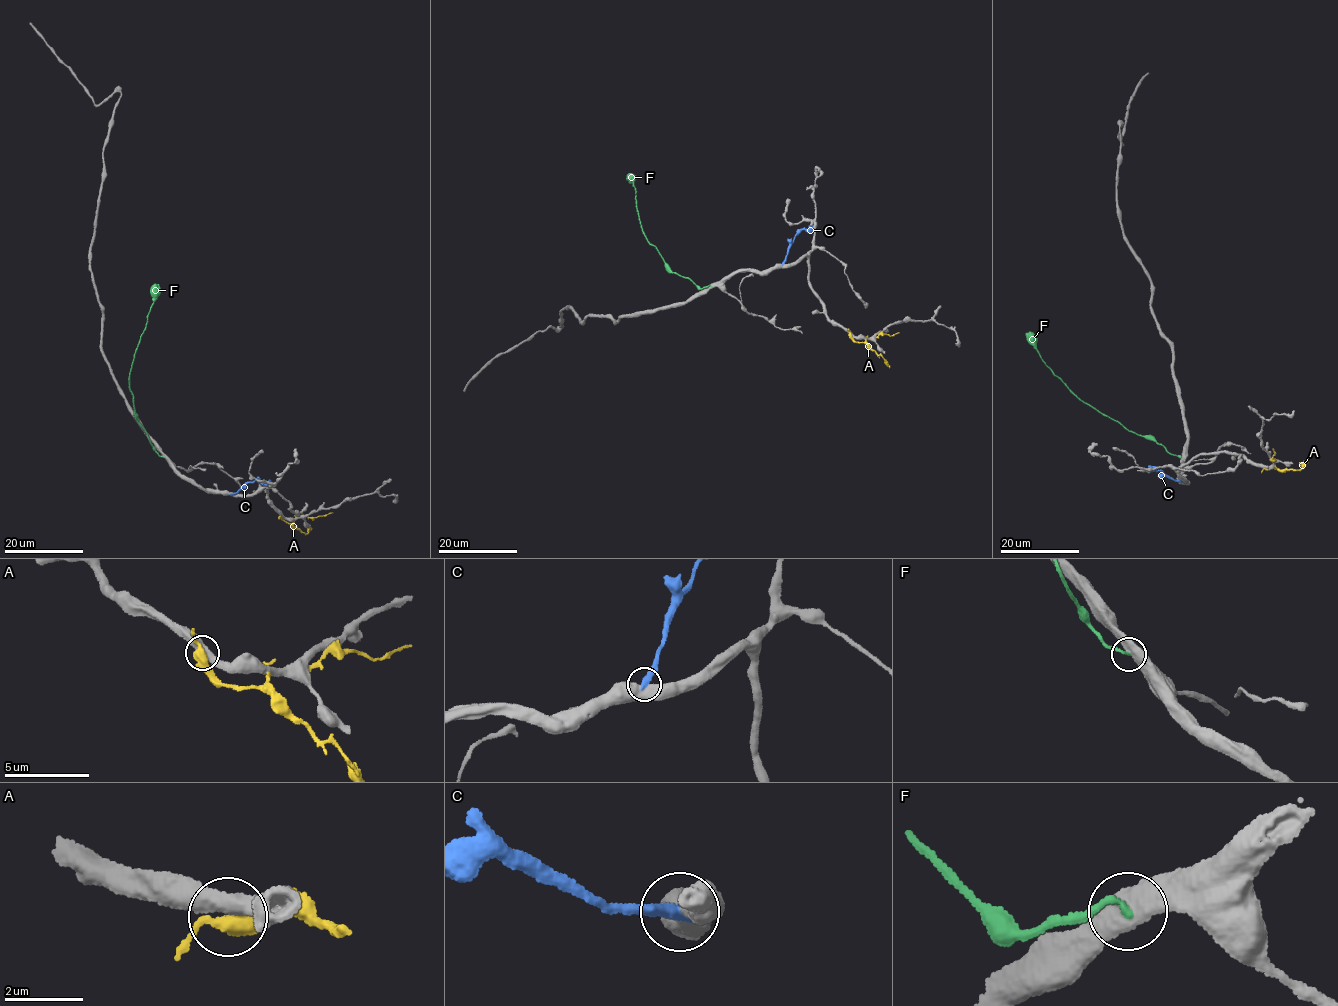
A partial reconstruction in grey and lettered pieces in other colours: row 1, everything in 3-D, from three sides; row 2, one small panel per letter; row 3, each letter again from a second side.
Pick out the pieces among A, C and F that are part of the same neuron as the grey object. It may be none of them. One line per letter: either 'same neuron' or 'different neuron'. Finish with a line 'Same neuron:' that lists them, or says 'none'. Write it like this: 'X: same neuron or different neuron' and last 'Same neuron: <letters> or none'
A: different neuron
C: different neuron
F: different neuron
Same neuron: none

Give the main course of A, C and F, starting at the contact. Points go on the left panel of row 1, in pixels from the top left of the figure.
A: (280, 517), (290, 524), (299, 516), (324, 516), (333, 513)
C: (231, 493), (251, 481), (272, 484)
F: (164, 457), (155, 451), (136, 419), (129, 380), (156, 284)

